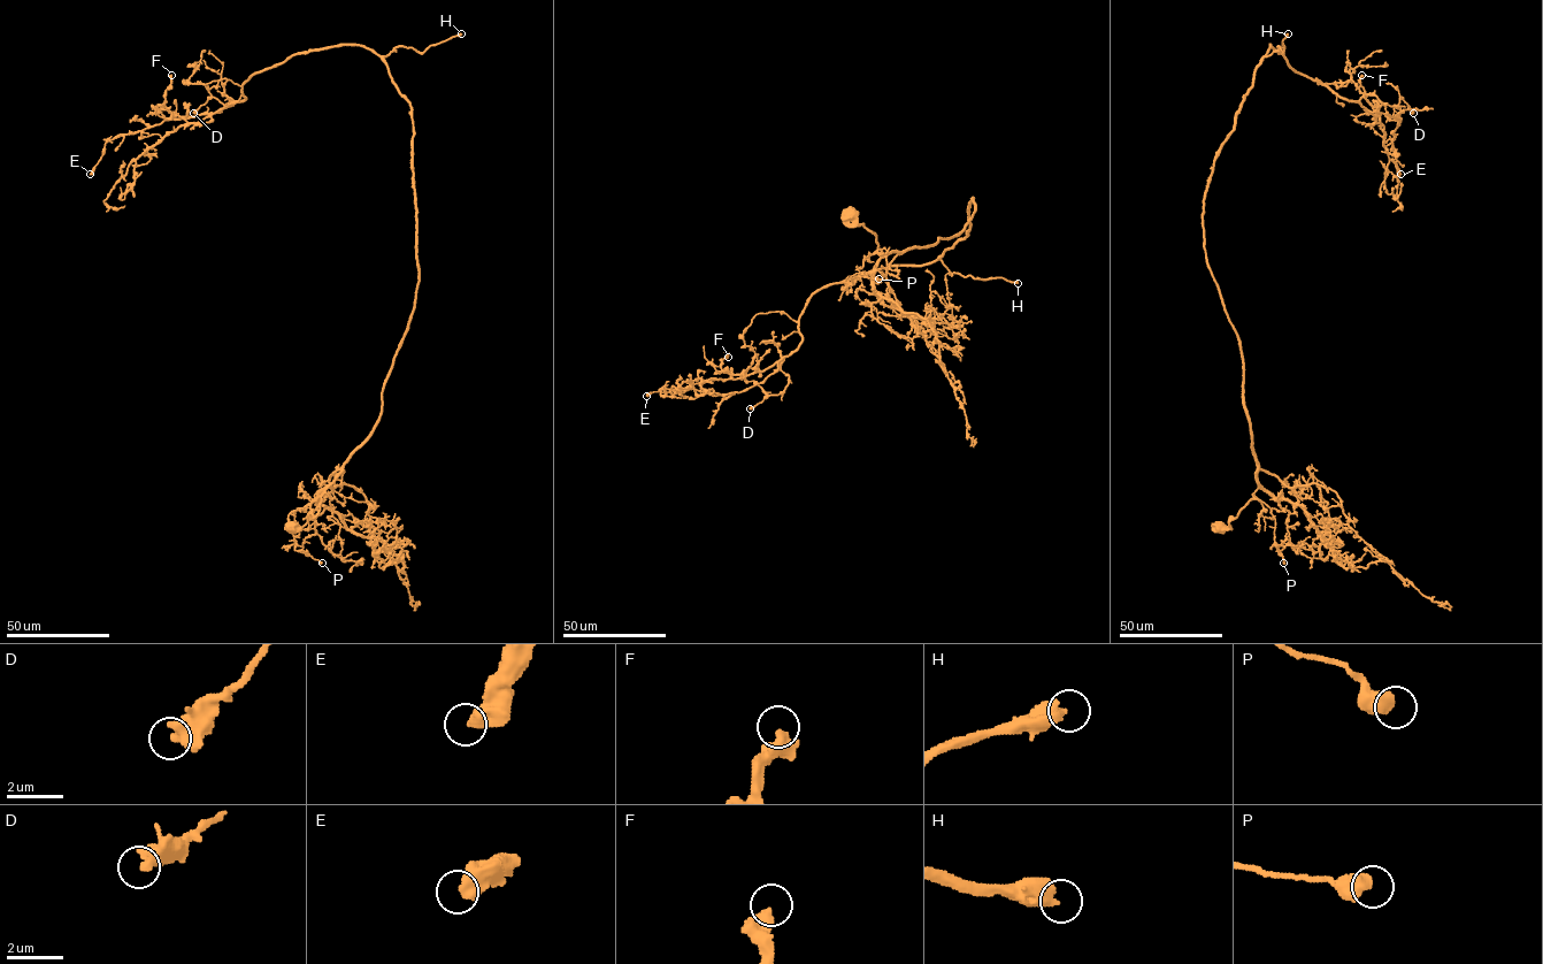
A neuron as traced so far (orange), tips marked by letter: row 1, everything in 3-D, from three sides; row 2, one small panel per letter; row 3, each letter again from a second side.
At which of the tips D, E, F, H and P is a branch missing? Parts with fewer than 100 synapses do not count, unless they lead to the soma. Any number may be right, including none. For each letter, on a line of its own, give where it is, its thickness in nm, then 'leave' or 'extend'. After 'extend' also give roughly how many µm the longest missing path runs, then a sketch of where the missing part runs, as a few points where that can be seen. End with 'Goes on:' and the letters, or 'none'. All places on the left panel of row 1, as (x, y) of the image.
D: (193, 113) | 550 nm | leave
E: (90, 174) | 550 nm | leave
F: (171, 75) | 360 nm | leave
H: (461, 33) | 500 nm | extend | 200 µm
P: (322, 563) | 550 nm | leave
Goes on: H

